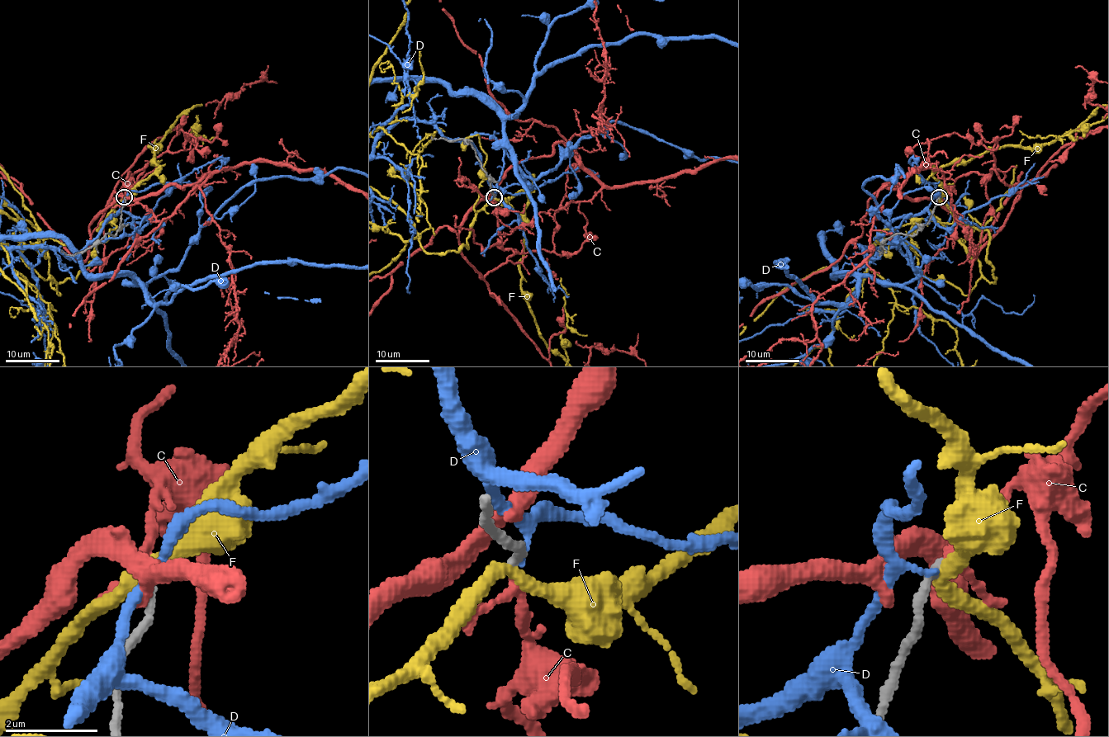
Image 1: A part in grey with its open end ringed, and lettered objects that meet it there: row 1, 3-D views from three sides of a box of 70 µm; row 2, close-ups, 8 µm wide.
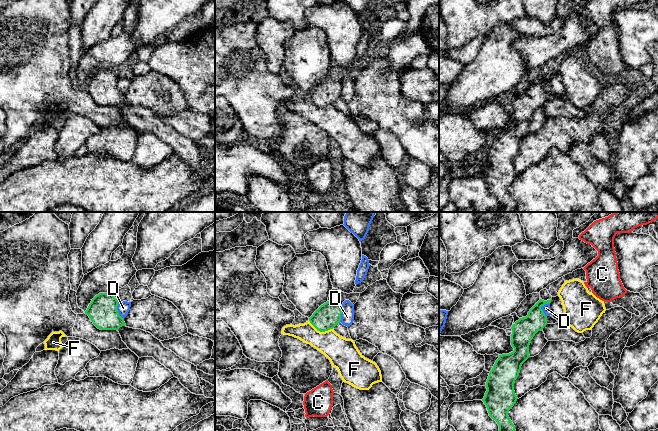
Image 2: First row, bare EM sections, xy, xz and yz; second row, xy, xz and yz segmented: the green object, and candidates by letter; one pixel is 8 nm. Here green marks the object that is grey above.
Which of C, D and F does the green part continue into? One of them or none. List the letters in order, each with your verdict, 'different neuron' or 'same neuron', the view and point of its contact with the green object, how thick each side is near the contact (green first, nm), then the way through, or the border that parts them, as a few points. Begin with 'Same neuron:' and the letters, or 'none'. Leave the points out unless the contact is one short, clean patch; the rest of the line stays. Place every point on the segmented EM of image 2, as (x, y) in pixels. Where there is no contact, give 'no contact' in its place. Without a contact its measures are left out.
Same neuron: C
C: same neuron; no contact
D: different neuron; meets green in yz at (540, 308); 190 nm thick on the green side, 60 nm on the other; border along yz (549, 302), (541, 307), (546, 316)
F: different neuron; meets green in xz at (320, 331); 200 nm thick on the green side, 240 nm on the other; border along xz (309, 320), (320, 331), (332, 329)

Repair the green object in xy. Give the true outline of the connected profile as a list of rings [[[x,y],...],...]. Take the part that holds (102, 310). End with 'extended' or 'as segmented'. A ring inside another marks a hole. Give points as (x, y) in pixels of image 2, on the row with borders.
[[[99,293],[89,304],[85,314],[100,330],[118,330],[125,326],[117,310],[118,300],[111,293]]]; as segmented

